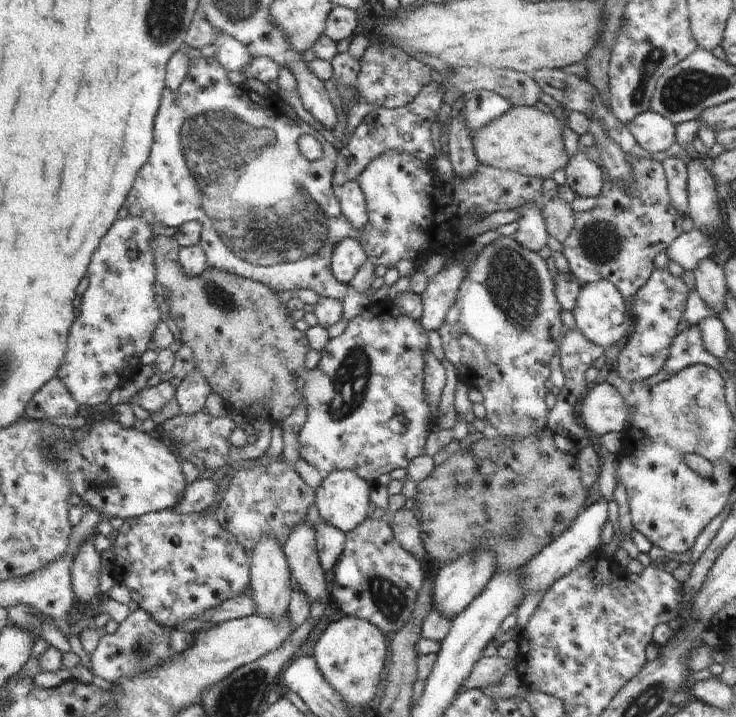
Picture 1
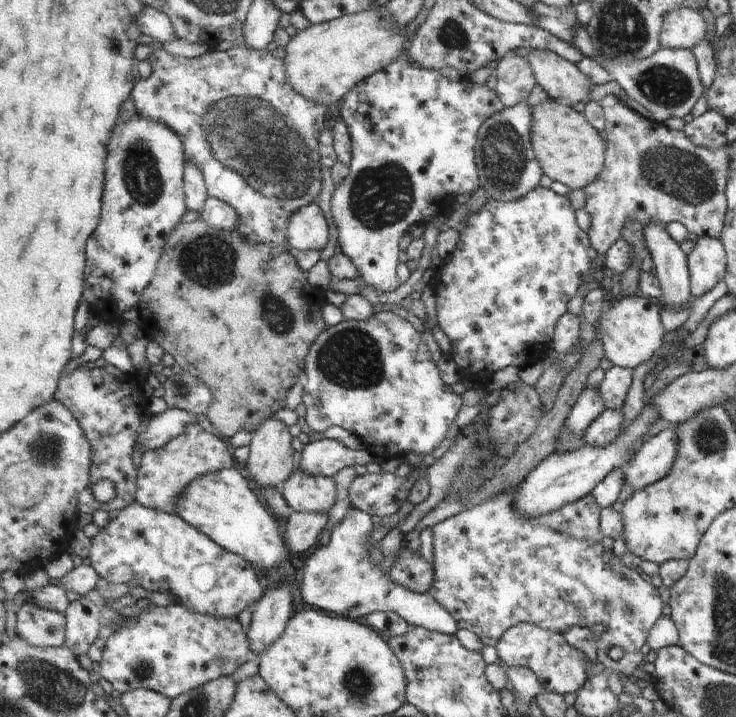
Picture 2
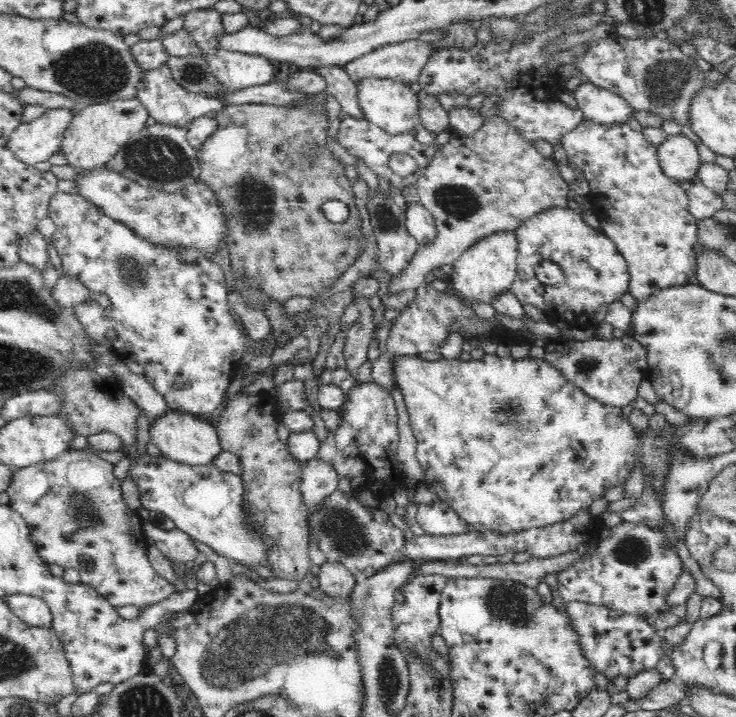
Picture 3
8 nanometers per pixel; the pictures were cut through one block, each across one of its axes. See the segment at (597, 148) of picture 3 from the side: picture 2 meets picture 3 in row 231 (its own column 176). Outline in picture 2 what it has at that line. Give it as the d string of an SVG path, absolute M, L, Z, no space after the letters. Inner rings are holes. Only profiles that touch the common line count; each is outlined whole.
M173 602L171 606L165 608L151 604L145 608L141 616L127 620L127 624L121 630L113 632L113 636L107 638L103 660L99 662L101 664L99 674L107 682L111 682L113 690L117 690L119 696L133 690L157 690L175 700L183 694L197 690L199 686L205 686L219 678L229 678L239 666L243 666L251 658L253 656L249 636L245 636L245 630L237 618L199 614L181 602Z

